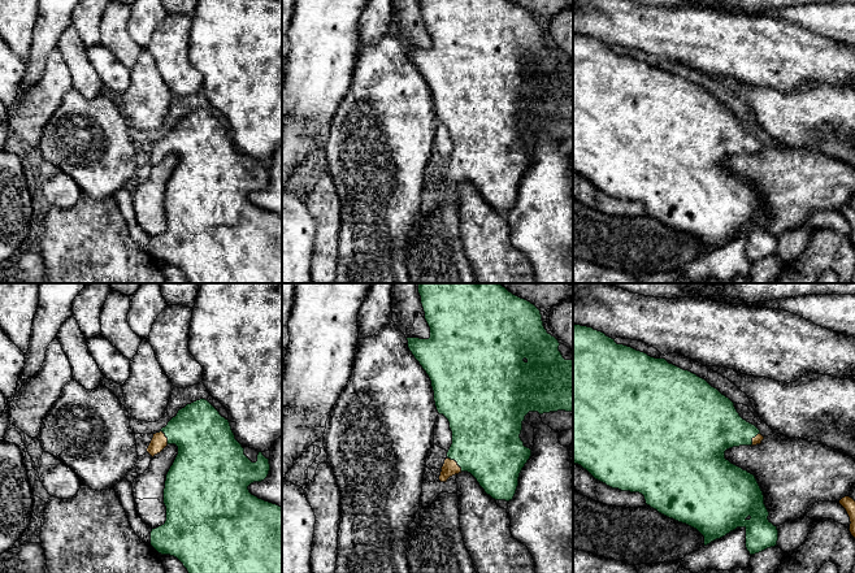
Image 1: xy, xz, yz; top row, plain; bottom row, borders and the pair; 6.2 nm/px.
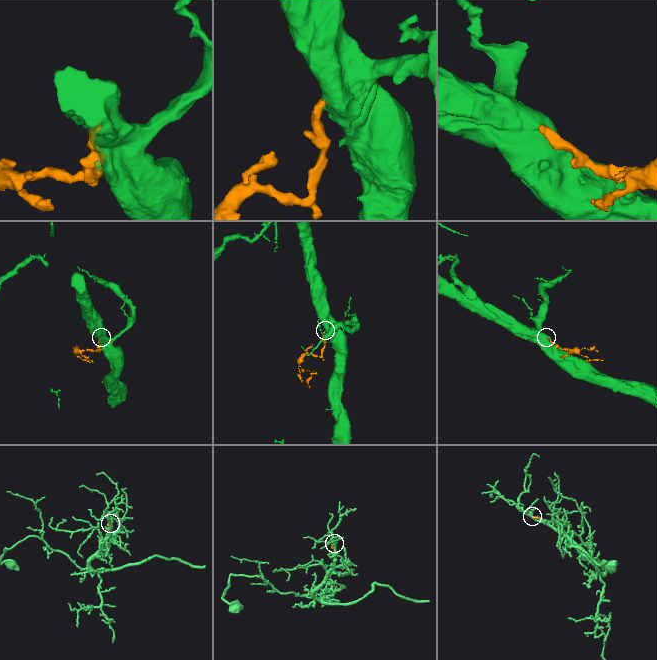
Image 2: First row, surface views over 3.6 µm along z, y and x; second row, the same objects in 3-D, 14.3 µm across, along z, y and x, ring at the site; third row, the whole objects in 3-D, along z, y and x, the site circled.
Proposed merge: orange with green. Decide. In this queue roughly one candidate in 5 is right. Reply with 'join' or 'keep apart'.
join

